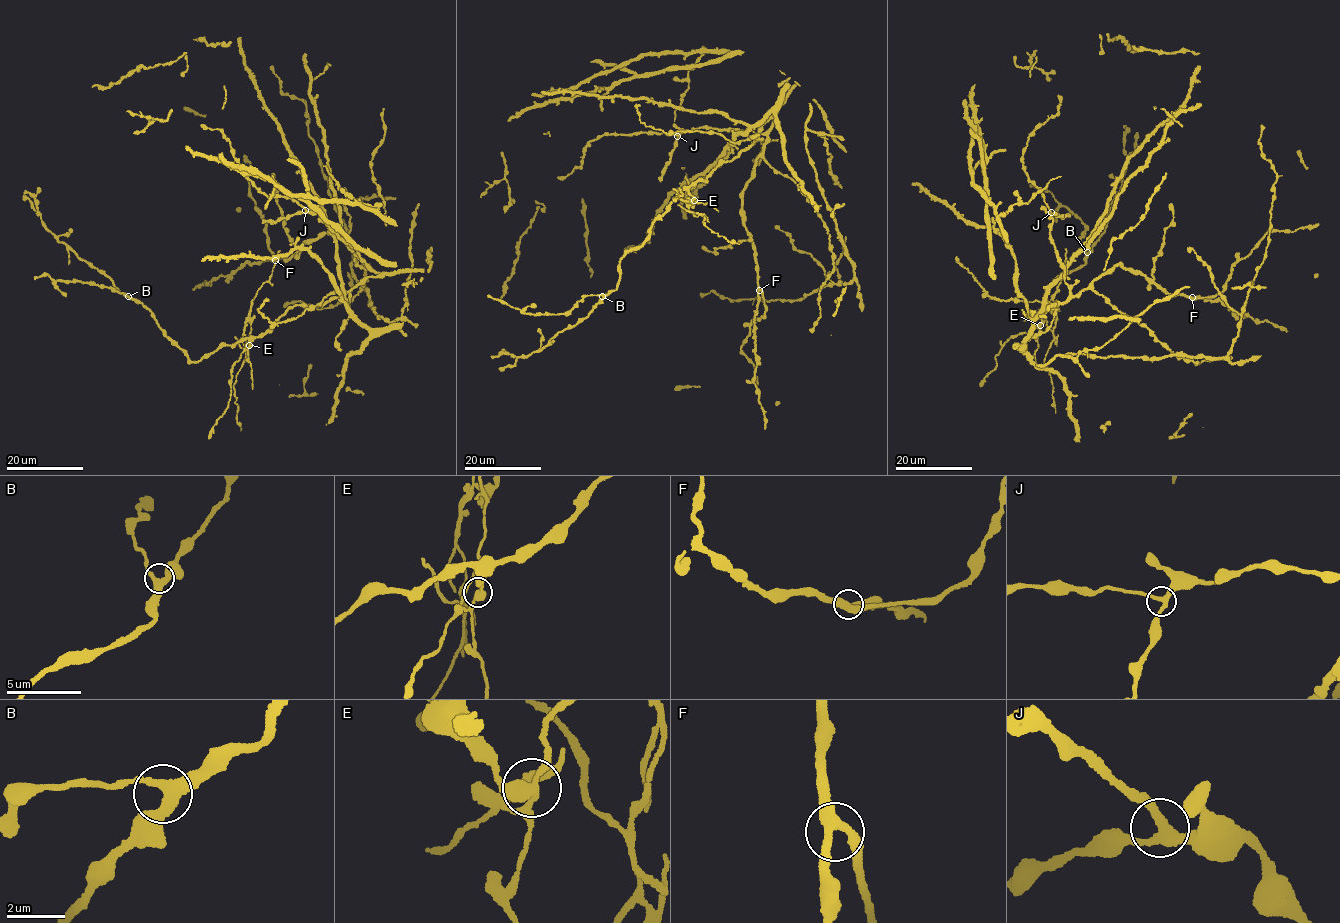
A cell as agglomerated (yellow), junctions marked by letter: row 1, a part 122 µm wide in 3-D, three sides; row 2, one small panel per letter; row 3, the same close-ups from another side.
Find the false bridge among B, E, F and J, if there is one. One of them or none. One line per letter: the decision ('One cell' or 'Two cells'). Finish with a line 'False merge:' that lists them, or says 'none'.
B: One cell
E: Two cells
F: One cell
J: One cell
False merge: E

